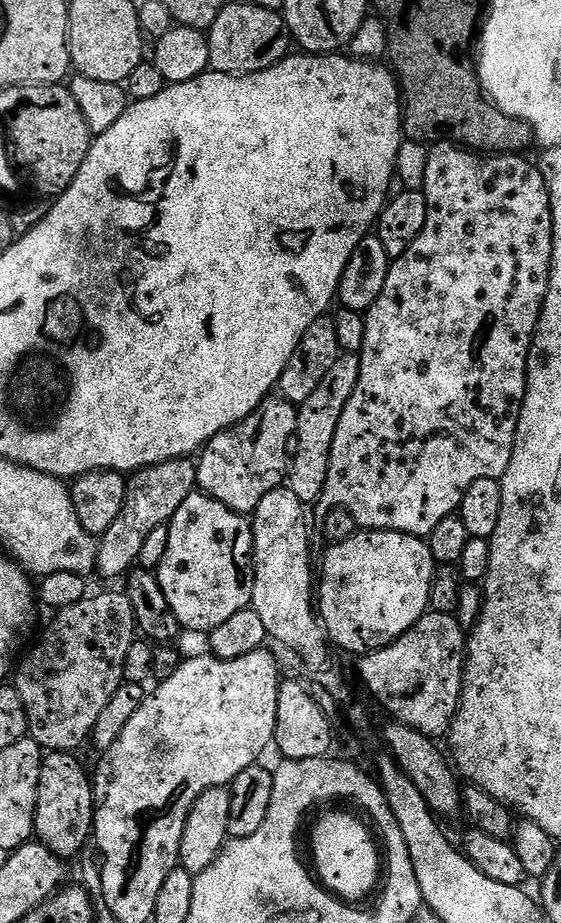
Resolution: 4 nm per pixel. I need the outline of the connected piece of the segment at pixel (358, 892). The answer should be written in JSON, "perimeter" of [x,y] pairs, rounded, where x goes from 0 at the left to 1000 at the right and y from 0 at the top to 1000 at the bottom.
{"perimeter":[[[592,880],[572,886],[556,904],[556,933],[569,954],[613,975],[652,972],[674,953],[677,921],[651,893],[617,880]]]}

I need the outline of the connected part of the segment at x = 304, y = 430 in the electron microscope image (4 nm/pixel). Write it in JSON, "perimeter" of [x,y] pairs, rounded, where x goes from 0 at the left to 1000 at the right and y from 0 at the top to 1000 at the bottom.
{"perimeter":[[[608,384],[581,410],[574,410],[567,423],[560,423],[560,427],[553,427],[553,431],[531,440],[524,489],[517,494],[510,524],[545,548],[561,547],[578,533],[588,509],[588,488],[595,483],[595,470],[602,470],[602,453],[610,453],[610,444],[617,444],[617,436],[624,436],[631,418],[638,418],[640,404],[640,385]]]}

